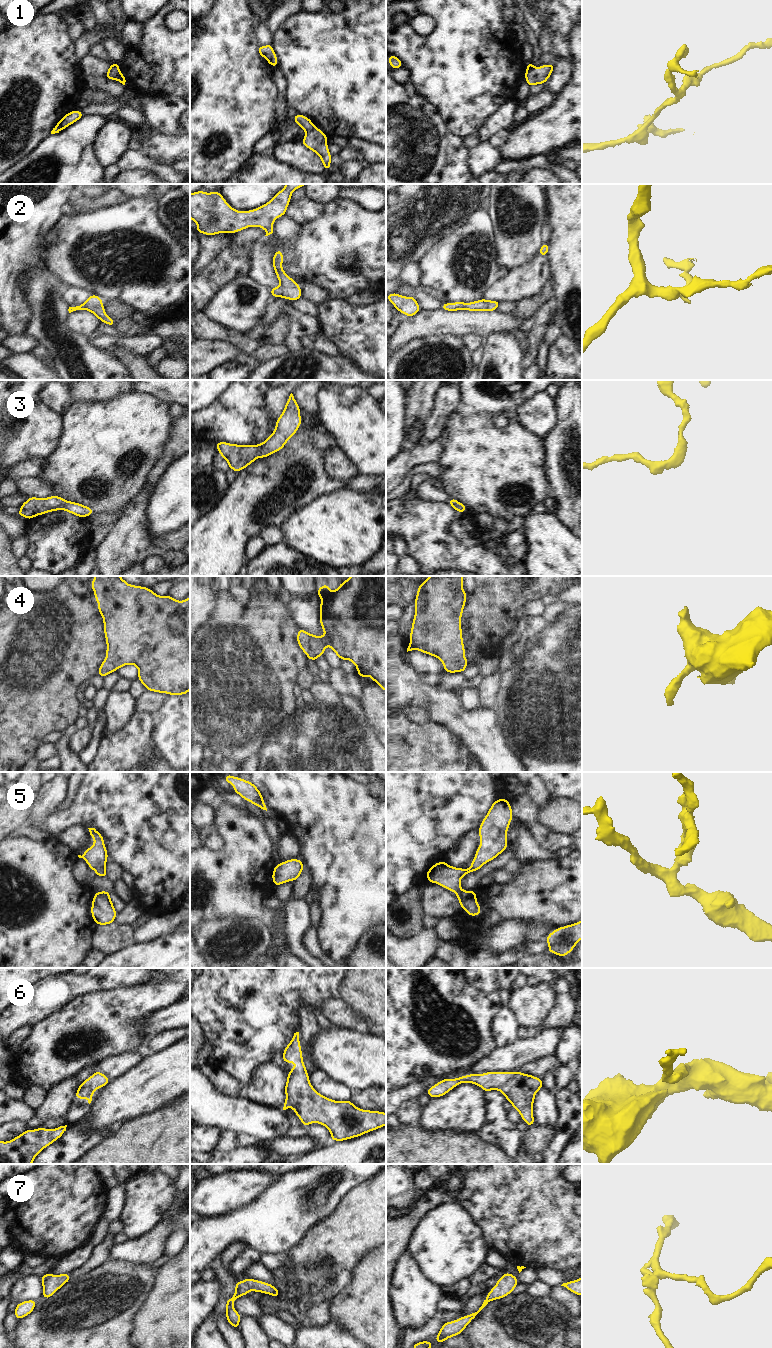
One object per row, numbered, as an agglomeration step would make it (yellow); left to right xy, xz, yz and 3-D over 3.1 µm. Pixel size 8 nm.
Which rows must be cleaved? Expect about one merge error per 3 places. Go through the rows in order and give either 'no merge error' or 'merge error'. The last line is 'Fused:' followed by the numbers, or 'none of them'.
1: merge error
2: no merge error
3: no merge error
4: no merge error
5: no merge error
6: no merge error
7: no merge error
Fused: 1

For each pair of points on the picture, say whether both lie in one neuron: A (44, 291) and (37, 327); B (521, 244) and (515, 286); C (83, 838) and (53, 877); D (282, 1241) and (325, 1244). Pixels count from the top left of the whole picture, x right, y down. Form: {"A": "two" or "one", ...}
{"A": "one", "B": "two", "C": "two", "D": "two"}

